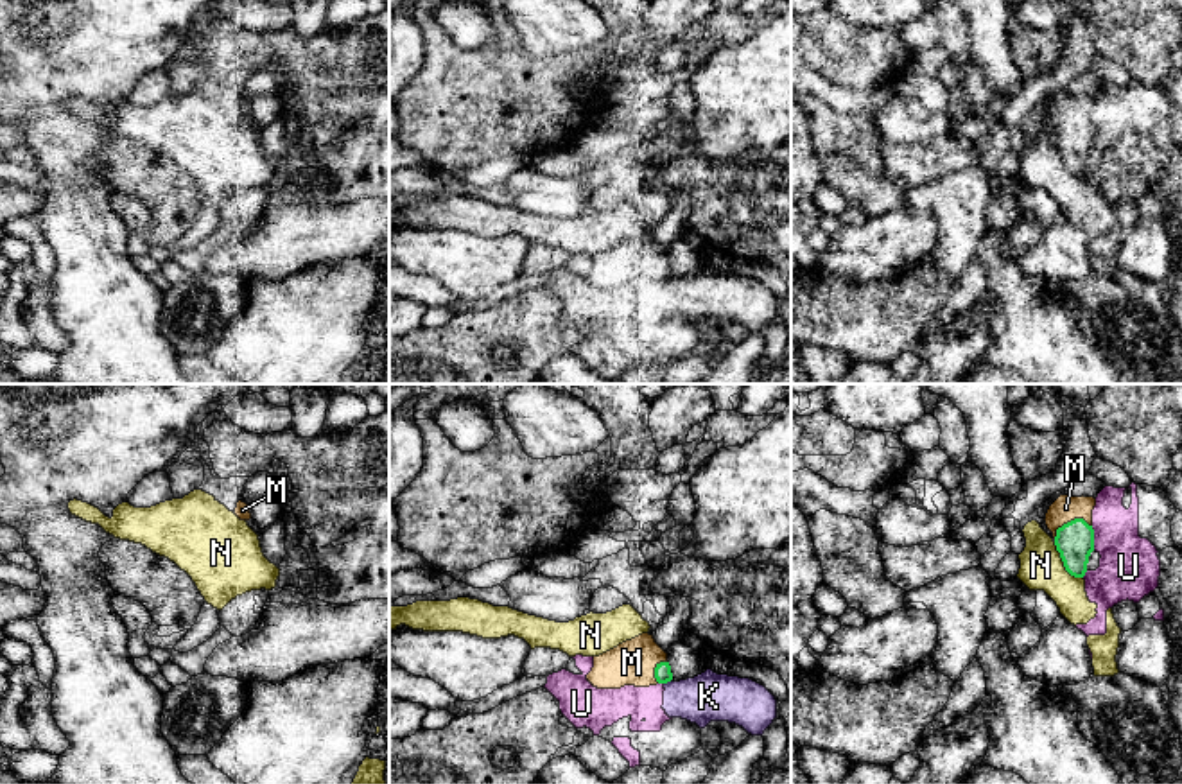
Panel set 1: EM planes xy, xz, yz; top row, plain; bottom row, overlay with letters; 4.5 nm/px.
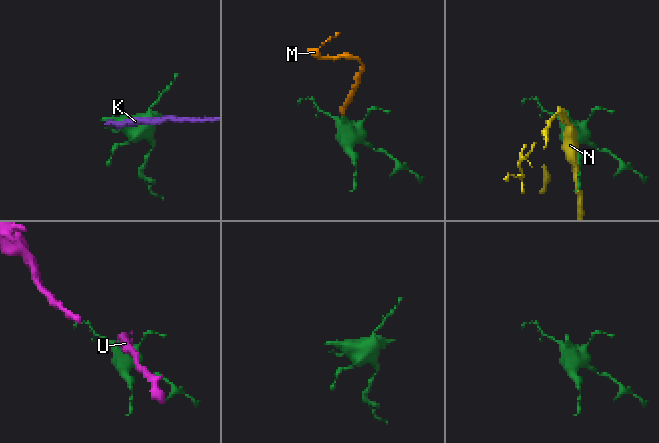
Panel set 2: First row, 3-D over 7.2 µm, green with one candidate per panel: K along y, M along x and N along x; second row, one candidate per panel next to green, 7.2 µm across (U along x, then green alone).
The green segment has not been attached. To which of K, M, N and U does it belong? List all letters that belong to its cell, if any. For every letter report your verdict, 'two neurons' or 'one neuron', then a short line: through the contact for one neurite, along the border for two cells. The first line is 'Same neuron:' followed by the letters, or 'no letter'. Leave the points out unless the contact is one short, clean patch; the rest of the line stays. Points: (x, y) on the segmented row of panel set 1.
Same neuron: M
K: two neurons; line xz (671, 679), (664, 684)
M: one neuron
N: two neurons
U: two neurons

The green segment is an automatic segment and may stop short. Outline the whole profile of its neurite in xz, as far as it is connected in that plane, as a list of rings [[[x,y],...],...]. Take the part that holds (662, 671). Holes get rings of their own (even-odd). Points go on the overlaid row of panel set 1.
[[[642,633],[594,657],[594,667],[587,680],[597,689],[649,687],[671,682],[673,673],[667,653],[655,642],[653,635]]]

